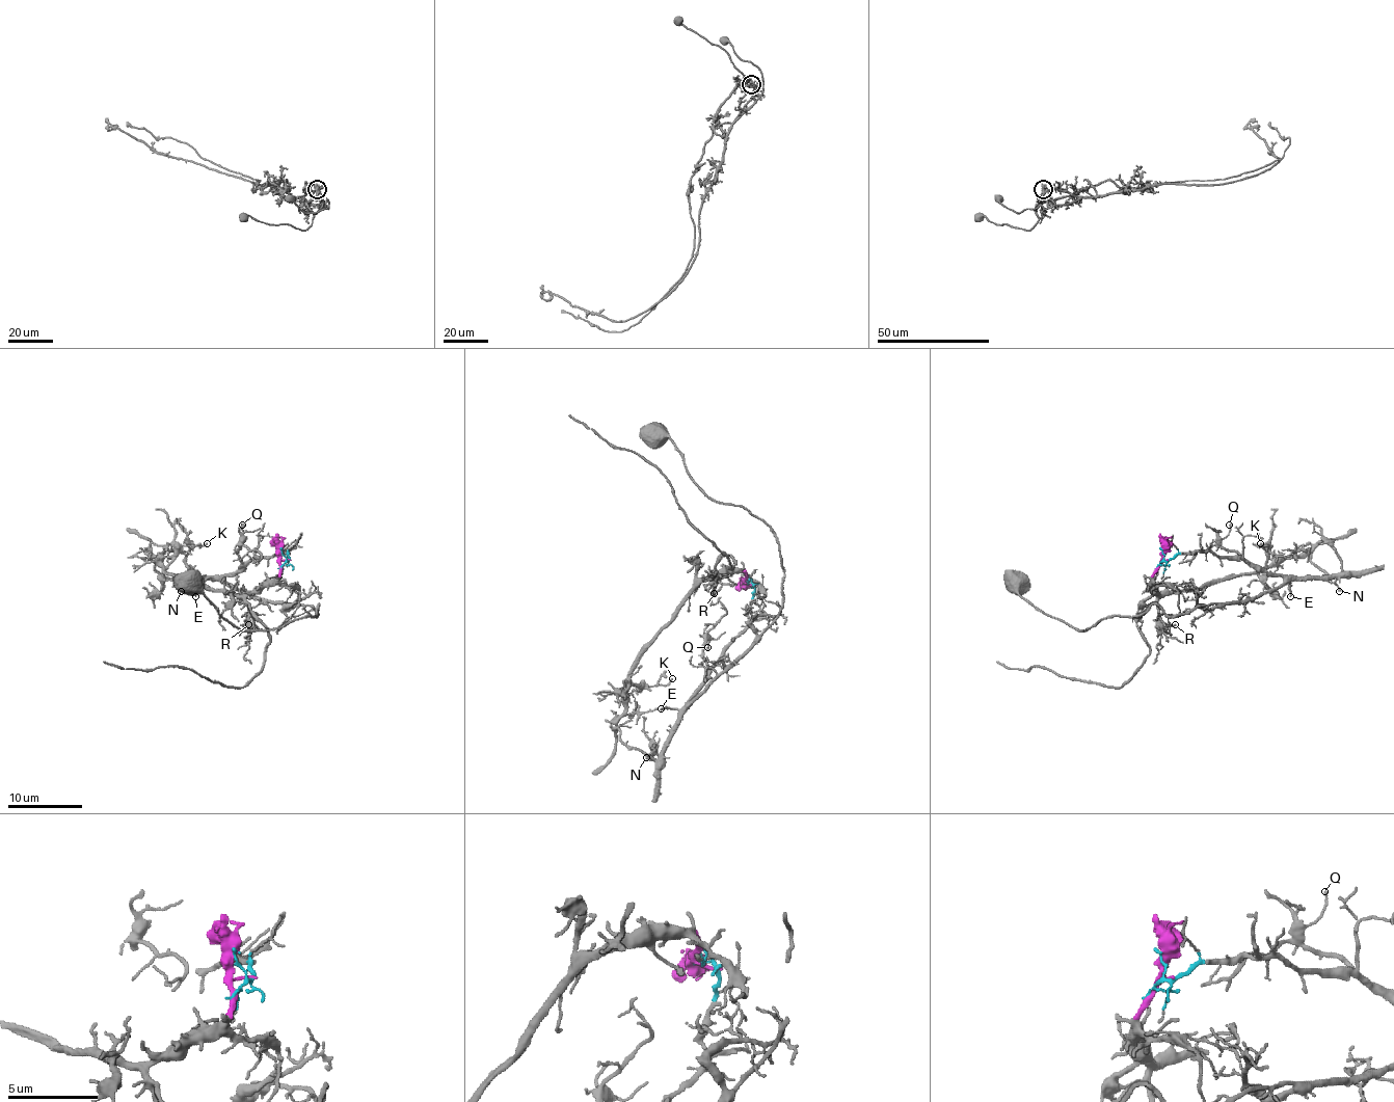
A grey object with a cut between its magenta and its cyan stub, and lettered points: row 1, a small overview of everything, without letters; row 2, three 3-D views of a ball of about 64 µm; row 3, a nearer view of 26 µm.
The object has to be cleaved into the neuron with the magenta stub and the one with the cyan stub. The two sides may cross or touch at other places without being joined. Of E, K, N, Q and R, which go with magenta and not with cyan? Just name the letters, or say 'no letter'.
K, R

